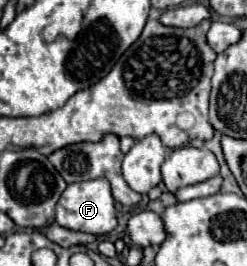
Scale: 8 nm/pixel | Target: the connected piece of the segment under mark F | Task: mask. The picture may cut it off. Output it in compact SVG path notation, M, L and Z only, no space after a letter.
M92 179L92 181L68 185L56 205L56 223L72 231L82 231L92 235L110 233L116 227L116 211L114 211L114 199L108 181Z

